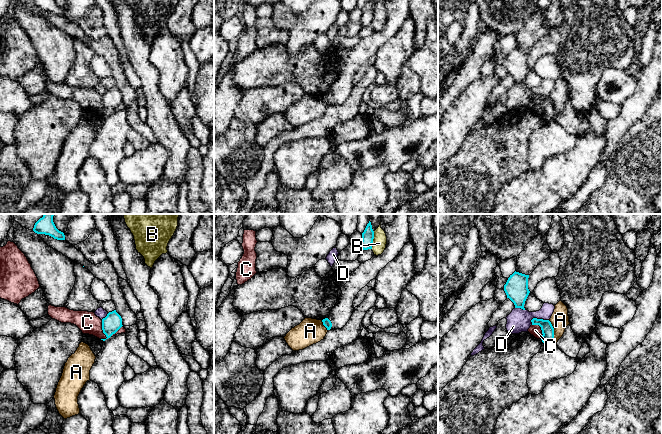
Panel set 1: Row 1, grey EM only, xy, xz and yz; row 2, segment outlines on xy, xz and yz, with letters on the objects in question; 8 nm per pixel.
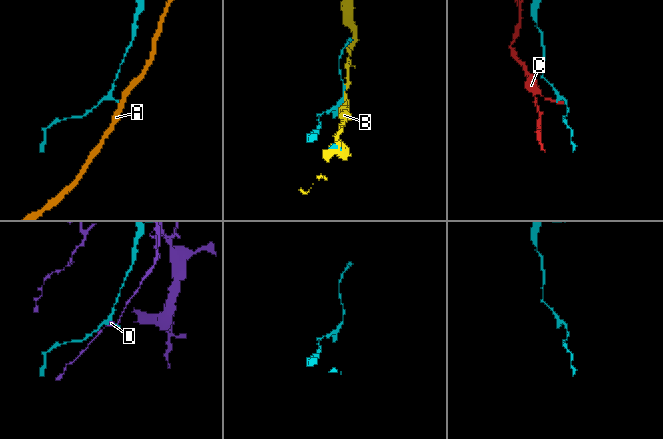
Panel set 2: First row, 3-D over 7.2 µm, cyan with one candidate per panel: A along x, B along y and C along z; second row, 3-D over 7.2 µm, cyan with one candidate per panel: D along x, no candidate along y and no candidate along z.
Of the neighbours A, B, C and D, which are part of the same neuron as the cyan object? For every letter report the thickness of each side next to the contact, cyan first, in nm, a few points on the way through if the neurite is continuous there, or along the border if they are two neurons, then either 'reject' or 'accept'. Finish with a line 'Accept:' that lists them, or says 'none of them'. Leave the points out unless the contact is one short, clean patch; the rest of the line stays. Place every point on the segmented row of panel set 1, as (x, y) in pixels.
A: calibres 100 and 140 nm; border yz (548, 320), (553, 328), (552, 342); reject
B: calibres 100 and 110 nm; reject
C: calibres 150 and 170 nm; border xy (101, 320), (101, 329), (106, 337), (105, 339); reject
D: calibres 100 and 190 nm; reject
Accept: none of them

